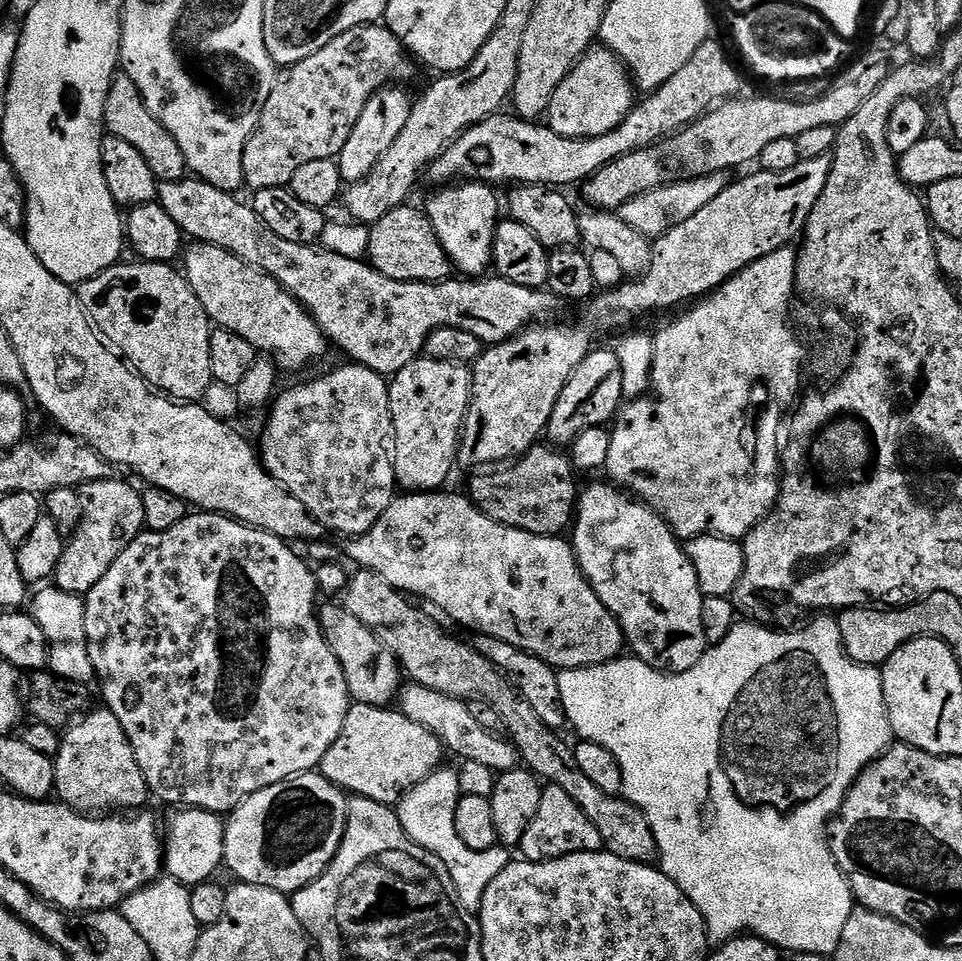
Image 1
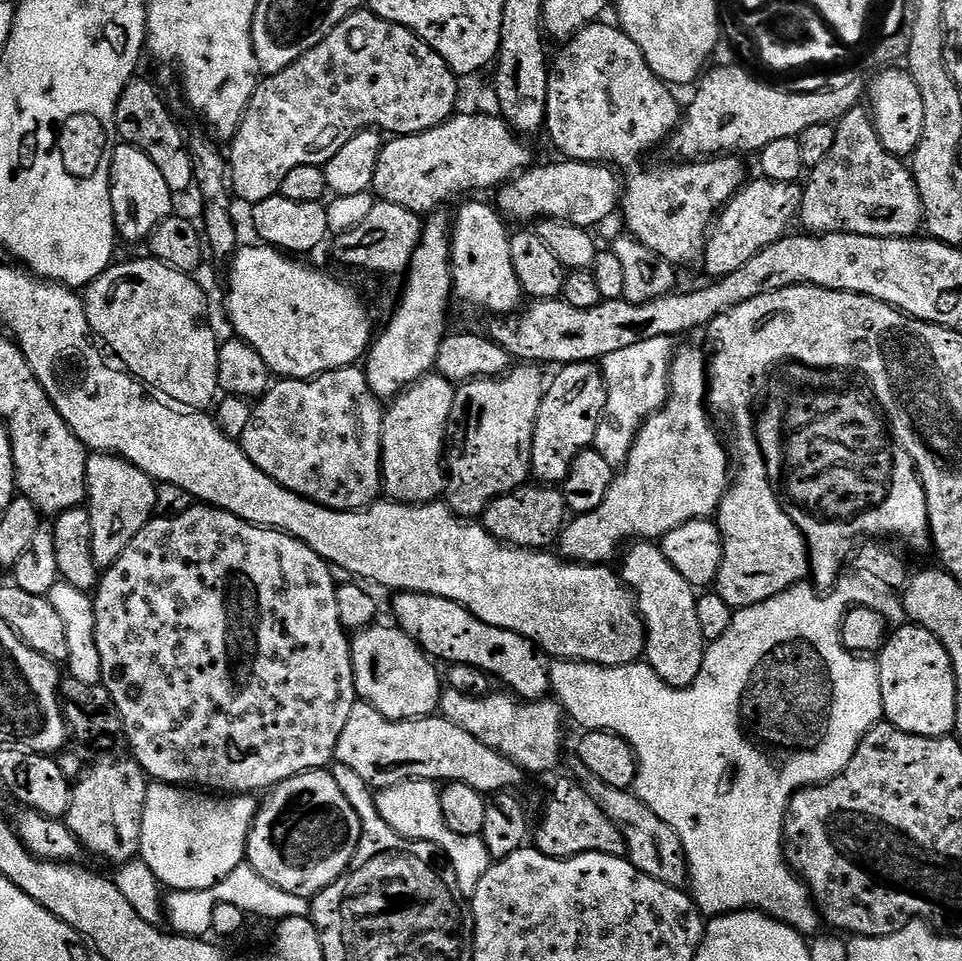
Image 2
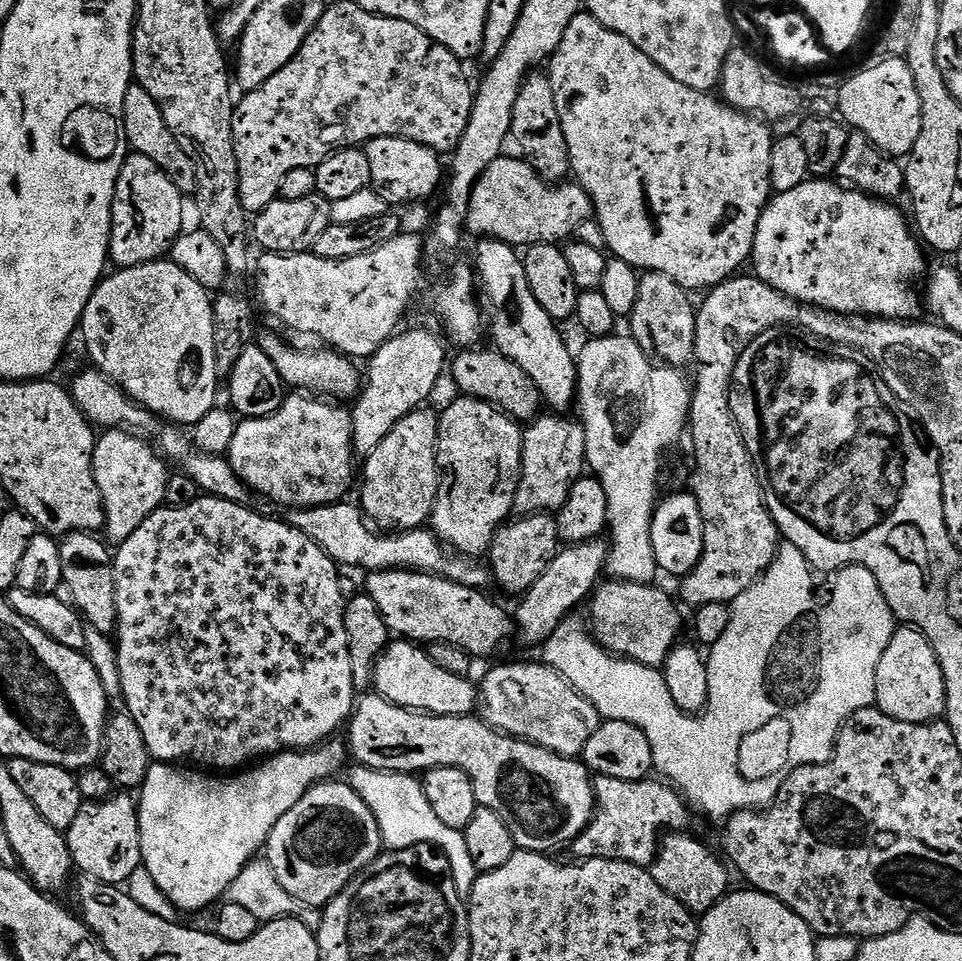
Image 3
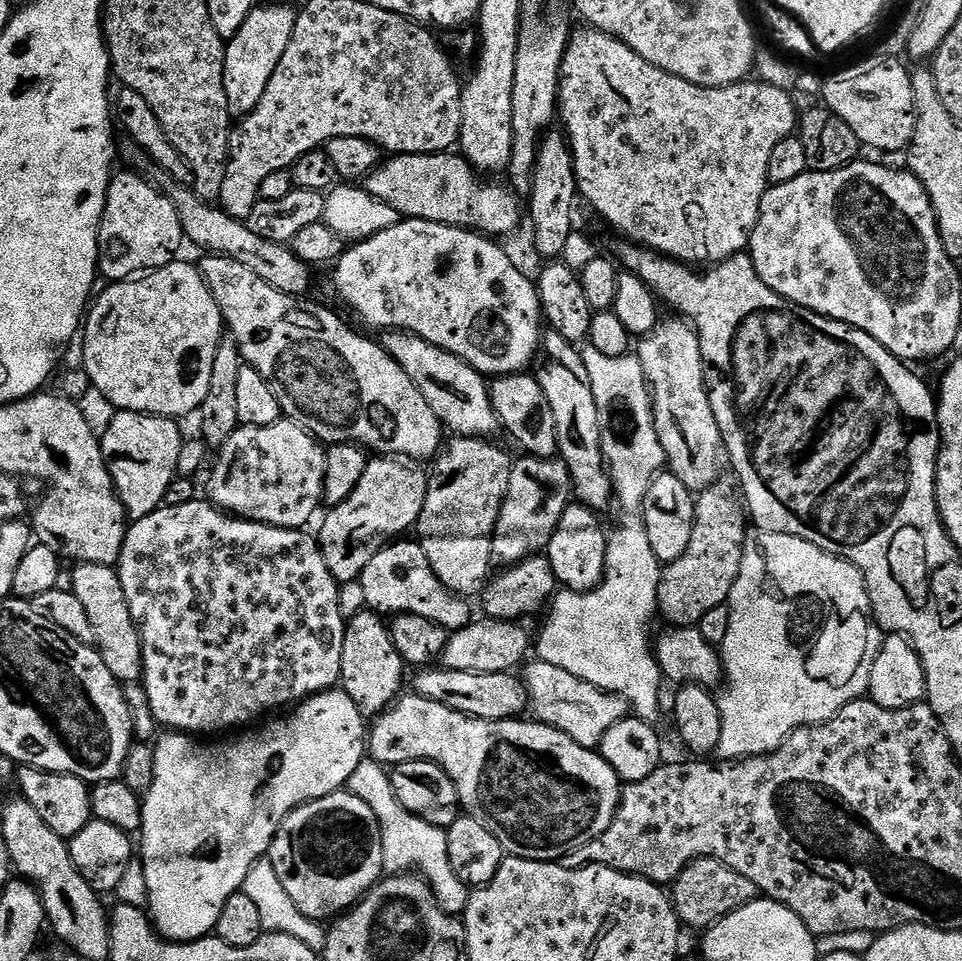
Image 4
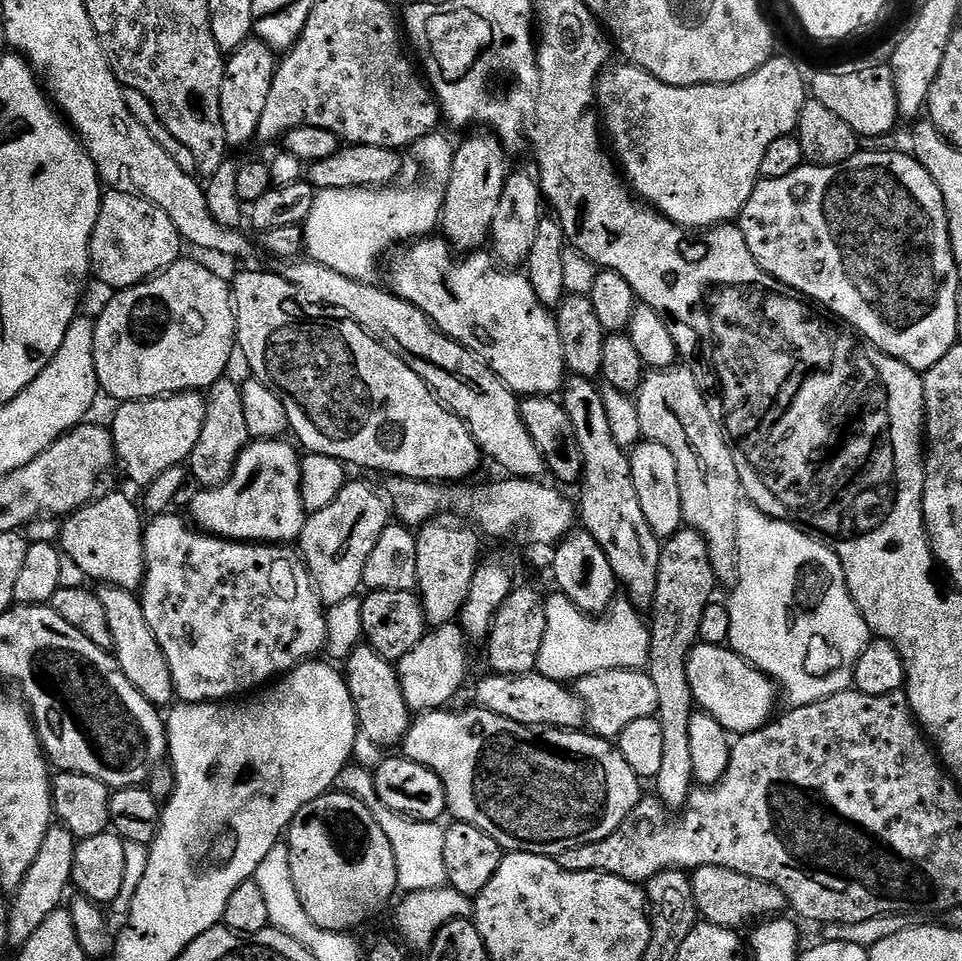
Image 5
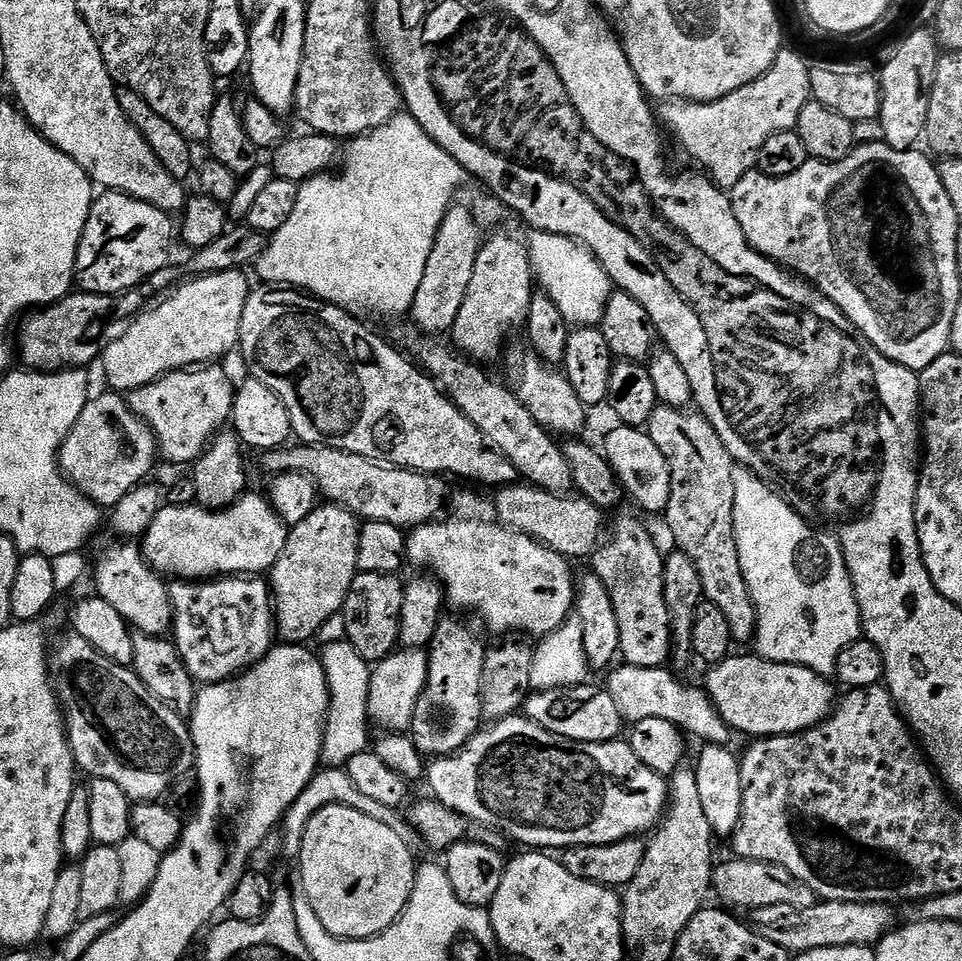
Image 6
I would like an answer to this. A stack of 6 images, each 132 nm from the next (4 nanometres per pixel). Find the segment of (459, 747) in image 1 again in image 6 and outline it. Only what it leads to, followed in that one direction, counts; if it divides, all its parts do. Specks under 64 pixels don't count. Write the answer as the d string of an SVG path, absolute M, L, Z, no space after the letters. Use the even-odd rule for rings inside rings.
M621 663L607 673L609 676L606 691L610 698L614 698L614 703L625 721L634 725L642 722L642 718L666 718L666 722L674 722L689 737L697 736L698 739L704 740L700 742L705 745L731 745L734 733L708 697L707 691L703 687L691 688L690 685L683 684L668 671L667 667L647 668Z

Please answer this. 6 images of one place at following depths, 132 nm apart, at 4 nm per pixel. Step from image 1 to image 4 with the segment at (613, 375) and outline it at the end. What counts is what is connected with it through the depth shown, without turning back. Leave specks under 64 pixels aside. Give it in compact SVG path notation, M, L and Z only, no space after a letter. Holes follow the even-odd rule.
M527 454L521 457L510 470L506 498L492 535L492 554L495 563L500 566L511 566L531 556L541 555L547 549L562 514L574 500L570 470L563 460Z

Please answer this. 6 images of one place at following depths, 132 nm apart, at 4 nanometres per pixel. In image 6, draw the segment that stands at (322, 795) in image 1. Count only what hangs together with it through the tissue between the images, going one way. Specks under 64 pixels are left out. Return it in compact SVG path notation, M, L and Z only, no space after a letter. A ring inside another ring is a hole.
M331 804L318 810L318 814L304 825L298 857L300 884L304 887L301 888L302 894L308 899L314 914L318 914L318 922L326 926L331 936L339 940L365 940L382 934L399 918L412 893L418 869L417 861L412 861L404 844L407 844L405 837L378 822L378 818L358 814L358 810L350 810L350 806L341 804Z

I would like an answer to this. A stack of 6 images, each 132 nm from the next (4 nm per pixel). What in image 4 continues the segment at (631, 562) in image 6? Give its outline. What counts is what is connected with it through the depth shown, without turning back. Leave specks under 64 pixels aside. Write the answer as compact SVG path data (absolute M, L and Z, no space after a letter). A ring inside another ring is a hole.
M545 331L539 364L540 369L535 369L534 375L546 393L550 410L554 410L554 430L558 430L558 456L570 470L575 499L587 508L603 510L614 500L612 475L608 472L608 465L602 454L598 406L594 406L594 390L586 379L586 362L581 349L566 342L562 334Z

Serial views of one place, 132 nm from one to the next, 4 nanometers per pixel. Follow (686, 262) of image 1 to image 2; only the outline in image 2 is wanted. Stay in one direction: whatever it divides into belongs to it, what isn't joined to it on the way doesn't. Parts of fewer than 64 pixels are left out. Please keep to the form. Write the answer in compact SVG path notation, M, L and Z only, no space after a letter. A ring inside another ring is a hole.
M749 179L728 199L711 225L702 253L702 265L709 272L709 277L734 274L734 270L738 270L738 266L746 266L758 250L766 250L766 246L774 246L774 242L789 235L792 219L795 221L799 217L804 197L804 189L799 183L755 179Z

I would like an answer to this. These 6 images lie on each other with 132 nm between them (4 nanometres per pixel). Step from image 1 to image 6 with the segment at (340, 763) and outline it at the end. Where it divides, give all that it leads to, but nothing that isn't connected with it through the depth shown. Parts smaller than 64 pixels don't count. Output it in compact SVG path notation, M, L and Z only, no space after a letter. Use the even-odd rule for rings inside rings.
M523 714L506 716L489 724L492 725L489 728L488 725L481 727L479 732L475 732L451 756L433 759L426 768L426 784L432 787L431 795L450 810L464 815L473 825L503 833L509 841L517 840L518 843L524 844L520 846L528 850L556 850L552 848L563 850L579 848L586 844L613 844L619 840L636 838L644 834L640 832L651 833L659 825L668 806L669 781L665 777L659 776L654 770L650 770L650 766L638 762L638 754L634 754L627 739L617 738L606 742L574 742L562 738L558 734L550 734L550 730L538 726Z

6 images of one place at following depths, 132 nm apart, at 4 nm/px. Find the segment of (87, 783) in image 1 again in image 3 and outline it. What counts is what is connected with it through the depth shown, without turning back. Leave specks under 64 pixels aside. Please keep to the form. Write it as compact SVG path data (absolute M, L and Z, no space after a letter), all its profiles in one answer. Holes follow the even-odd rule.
M113 794L107 800L94 800L85 802L78 810L78 818L74 818L74 826L67 830L68 845L72 855L73 865L81 868L84 876L101 880L107 884L117 886L127 885L130 874L142 866L142 846L140 845L140 814L138 804L128 794Z

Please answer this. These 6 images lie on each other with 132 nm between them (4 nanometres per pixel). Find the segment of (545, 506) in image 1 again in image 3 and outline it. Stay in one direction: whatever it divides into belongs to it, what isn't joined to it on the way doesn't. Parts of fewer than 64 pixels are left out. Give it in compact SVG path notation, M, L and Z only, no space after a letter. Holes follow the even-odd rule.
M535 512L529 516L517 515L500 525L500 529L494 534L492 545L486 553L486 564L490 569L491 579L504 592L519 597L529 592L542 578L546 566L556 557L562 547L562 541L558 534L556 516L547 512Z

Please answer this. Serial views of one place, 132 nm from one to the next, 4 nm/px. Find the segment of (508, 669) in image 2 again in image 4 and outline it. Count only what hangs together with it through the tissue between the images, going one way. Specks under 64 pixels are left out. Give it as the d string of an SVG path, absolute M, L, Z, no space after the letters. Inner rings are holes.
M397 538L385 548L380 548L378 554L370 558L366 570L362 570L358 589L368 603L365 605L381 614L418 614L418 618L430 618L430 622L448 629L449 633L465 628L474 619L472 608L468 605L471 603L442 584L420 543L408 539L412 538Z

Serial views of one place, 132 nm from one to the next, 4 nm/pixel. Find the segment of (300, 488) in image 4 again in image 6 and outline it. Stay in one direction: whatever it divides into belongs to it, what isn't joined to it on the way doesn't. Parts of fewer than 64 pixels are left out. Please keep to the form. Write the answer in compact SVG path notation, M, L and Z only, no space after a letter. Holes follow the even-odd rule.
M249 490L221 512L209 512L197 503L186 506L168 504L160 508L154 522L150 522L143 534L142 547L150 567L169 577L172 575L176 580L203 582L225 576L260 576L271 573L282 554L282 546L286 546L289 531L289 525L273 510L267 495L260 493L259 496L255 490Z

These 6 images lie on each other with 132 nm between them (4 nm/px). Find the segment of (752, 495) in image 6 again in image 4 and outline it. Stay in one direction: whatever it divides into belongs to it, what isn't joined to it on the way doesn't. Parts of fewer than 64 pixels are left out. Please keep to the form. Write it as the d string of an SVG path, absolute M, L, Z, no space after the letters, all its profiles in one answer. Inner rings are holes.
M753 531L744 541L742 566L728 595L727 605L730 610L730 630L726 630L726 638L718 648L720 659L724 661L722 684L724 693L719 693L718 696L720 717L722 718L722 738L718 752L719 755L724 755L721 757L725 761L742 760L745 756L766 756L773 752L794 730L805 728L811 724L821 724L834 718L834 714L838 714L838 710L842 710L842 706L861 699L867 693L870 682L870 666L874 666L874 658L878 658L878 650L884 642L885 633L877 626L875 618L872 617L872 603L868 597L864 576L849 560L830 554L826 550L814 546L814 542L806 542L797 536Z

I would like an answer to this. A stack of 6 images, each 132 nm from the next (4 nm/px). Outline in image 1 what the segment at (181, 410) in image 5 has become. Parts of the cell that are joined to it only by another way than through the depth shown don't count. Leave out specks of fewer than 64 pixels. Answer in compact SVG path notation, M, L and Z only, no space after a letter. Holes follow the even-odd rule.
M119 478L81 484L78 491L84 507L82 522L64 545L62 562L58 562L54 584L67 592L86 594L98 586L102 574L114 566L118 554L122 554L122 550L145 531L144 511L141 493L135 492L126 481Z

